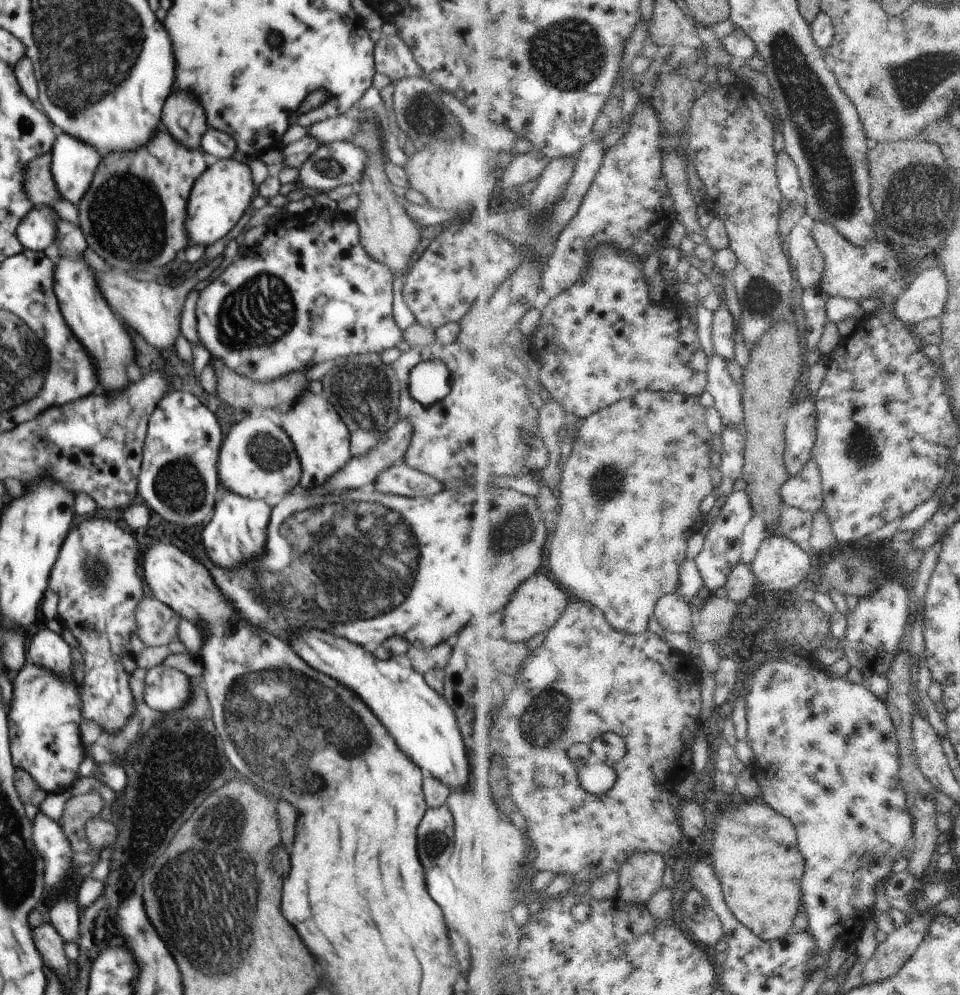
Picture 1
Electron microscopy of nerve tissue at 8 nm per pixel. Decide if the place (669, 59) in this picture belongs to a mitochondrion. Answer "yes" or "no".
no

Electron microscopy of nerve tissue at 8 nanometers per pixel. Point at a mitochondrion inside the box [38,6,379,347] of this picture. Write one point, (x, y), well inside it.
(125, 205)

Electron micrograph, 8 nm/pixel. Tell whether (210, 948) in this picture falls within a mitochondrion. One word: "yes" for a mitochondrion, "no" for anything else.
yes

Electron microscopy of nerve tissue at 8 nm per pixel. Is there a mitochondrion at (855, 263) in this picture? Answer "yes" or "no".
no

